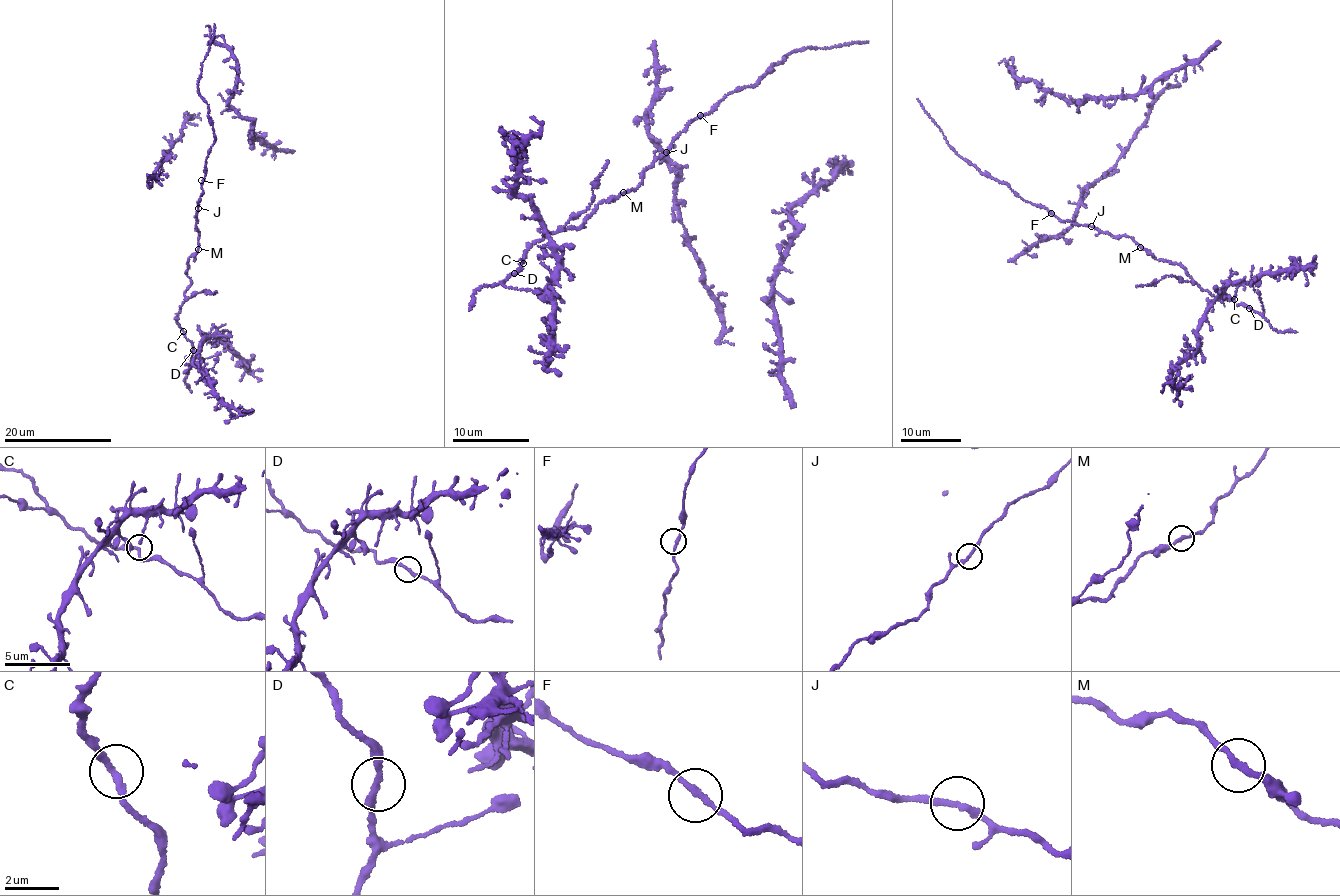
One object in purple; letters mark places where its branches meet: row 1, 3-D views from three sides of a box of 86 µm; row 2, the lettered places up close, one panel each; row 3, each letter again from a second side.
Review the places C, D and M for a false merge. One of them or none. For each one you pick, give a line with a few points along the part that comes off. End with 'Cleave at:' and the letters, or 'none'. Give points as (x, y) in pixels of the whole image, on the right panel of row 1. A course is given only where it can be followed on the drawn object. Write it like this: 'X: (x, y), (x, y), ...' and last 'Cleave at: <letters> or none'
Cleave at: none

